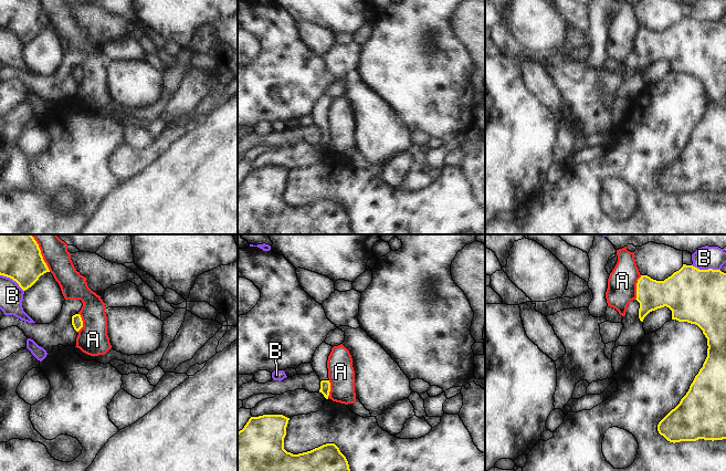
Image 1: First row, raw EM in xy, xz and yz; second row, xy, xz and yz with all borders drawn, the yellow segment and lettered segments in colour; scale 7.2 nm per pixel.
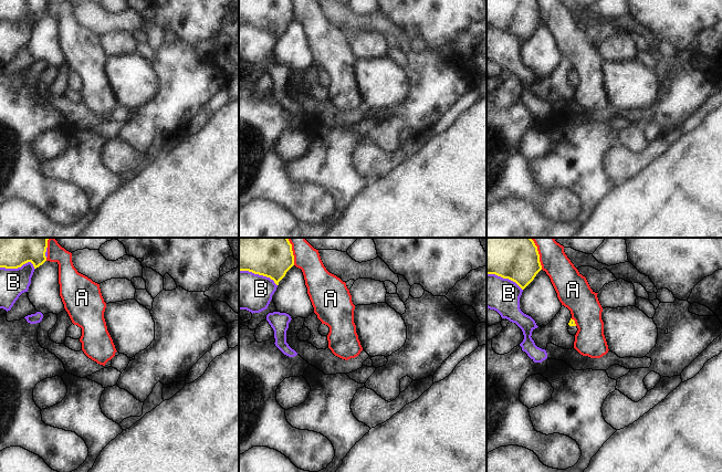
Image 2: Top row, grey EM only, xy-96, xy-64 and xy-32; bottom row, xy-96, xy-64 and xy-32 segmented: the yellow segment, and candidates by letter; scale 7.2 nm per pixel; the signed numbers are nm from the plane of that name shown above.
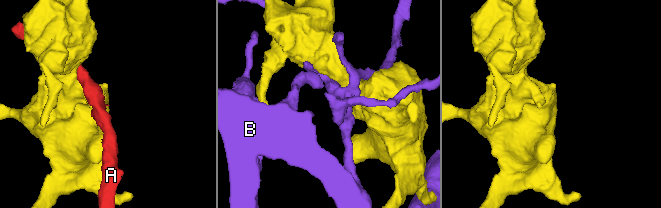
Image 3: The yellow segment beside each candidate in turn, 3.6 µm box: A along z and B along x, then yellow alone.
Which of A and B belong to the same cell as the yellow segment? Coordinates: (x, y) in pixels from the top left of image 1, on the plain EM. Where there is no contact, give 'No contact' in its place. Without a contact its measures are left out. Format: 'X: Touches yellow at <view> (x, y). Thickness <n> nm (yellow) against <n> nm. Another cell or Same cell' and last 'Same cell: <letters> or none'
A: Touches yellow at xy (43, 12). Thickness 260 nm (yellow) against 180 nm. Another cell
B: Touches yellow at yz (706, 22). Thickness 400 nm (yellow) against 160 nm. Another cell
Same cell: none.

